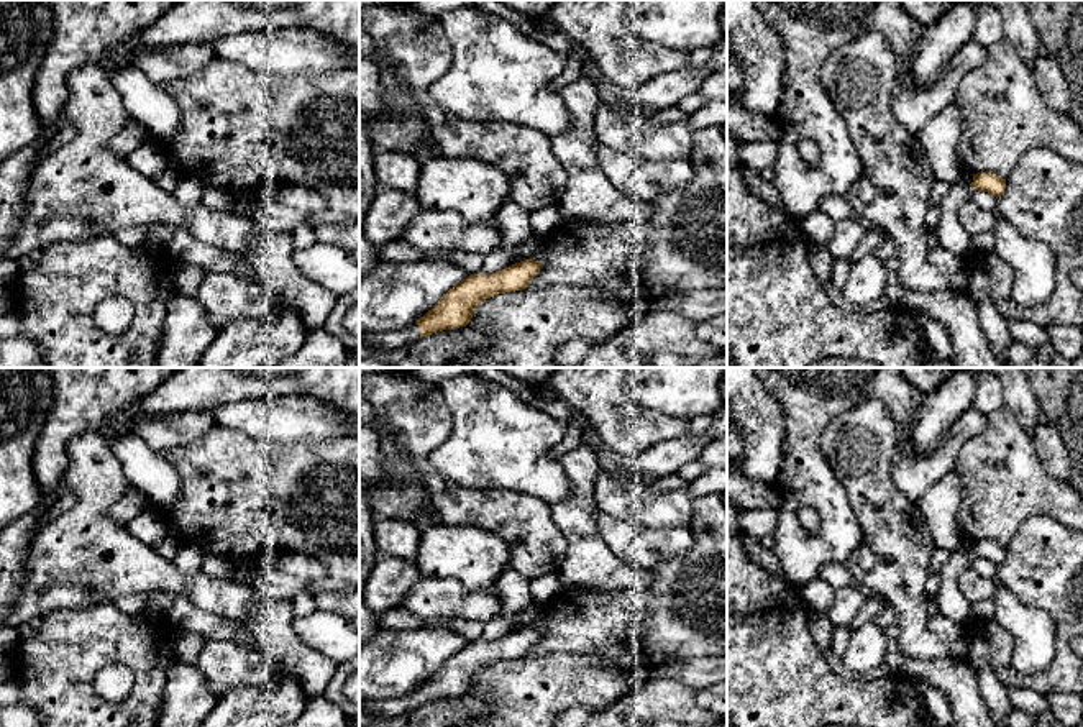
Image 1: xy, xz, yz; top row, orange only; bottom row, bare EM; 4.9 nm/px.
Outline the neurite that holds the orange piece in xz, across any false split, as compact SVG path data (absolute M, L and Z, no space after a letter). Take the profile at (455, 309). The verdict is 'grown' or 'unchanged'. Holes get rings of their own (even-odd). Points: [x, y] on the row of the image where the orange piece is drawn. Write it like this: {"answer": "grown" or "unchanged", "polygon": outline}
{"answer": "grown", "polygon": "M523 259L492 274L469 274L415 323L387 333L361 333L359 340L376 350L397 350L427 335L466 327L479 304L497 294L527 289L540 269L540 261Z"}

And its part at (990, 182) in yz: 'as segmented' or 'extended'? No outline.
extended

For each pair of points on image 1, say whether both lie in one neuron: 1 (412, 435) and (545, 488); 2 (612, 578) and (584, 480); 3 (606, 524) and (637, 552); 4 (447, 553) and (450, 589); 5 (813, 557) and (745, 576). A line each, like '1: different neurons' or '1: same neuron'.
1: different neurons
2: same neuron
3: same neuron
4: different neurons
5: different neurons

